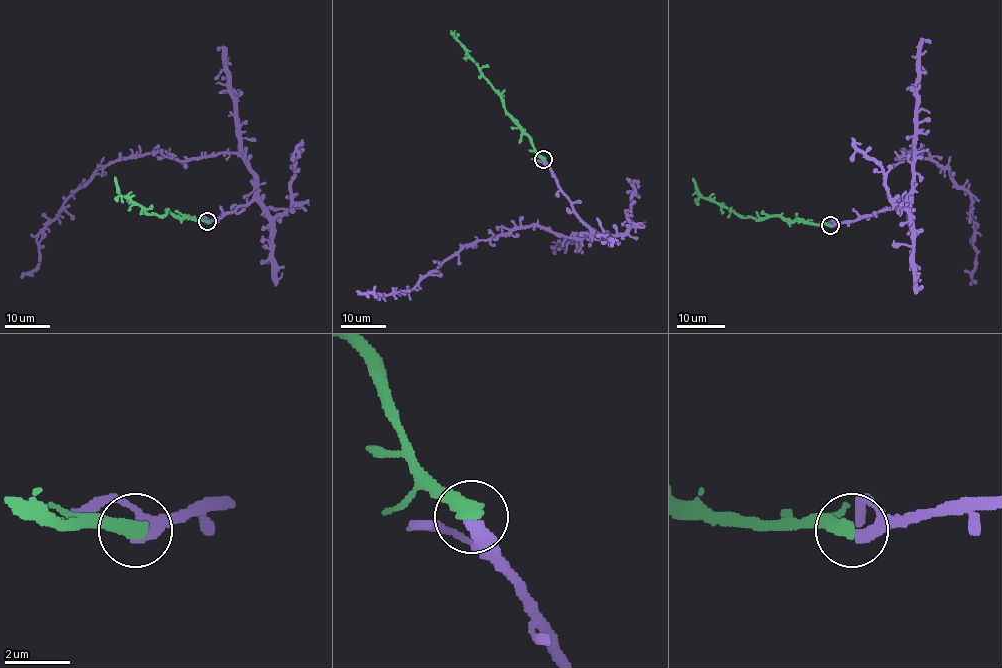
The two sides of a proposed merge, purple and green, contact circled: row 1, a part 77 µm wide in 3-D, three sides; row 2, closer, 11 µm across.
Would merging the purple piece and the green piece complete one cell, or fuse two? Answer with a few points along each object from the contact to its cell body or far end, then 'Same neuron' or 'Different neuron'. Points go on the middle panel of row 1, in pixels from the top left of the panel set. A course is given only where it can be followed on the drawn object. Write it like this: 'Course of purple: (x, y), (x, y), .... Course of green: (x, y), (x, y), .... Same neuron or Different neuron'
Course of purple: (543, 160), (590, 238), (513, 228), (465, 244), (410, 290), (375, 296), (357, 290). Course of green: (543, 159), (535, 151), (532, 140), (505, 110), (504, 100), (450, 30). Same neuron

